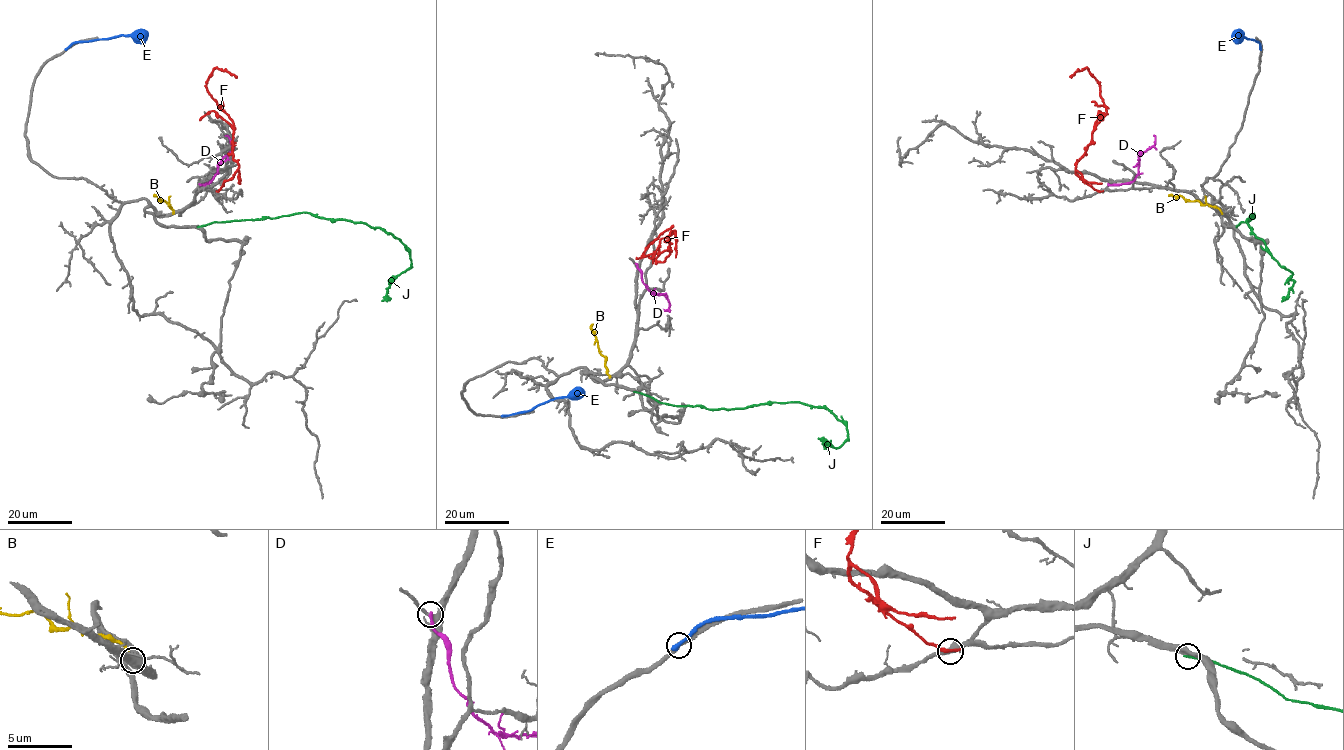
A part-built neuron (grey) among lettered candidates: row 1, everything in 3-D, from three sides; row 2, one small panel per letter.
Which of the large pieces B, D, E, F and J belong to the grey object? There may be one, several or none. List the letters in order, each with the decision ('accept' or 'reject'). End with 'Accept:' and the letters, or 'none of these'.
B: reject
D: reject
E: reject
F: reject
J: reject
Accept: none of these

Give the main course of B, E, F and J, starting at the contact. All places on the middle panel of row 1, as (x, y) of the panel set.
B: (610, 377), (605, 358), (591, 328), (592, 324)
E: (503, 416), (528, 411), (557, 398), (580, 398), (584, 391)
F: (654, 256), (659, 241), (675, 231), (669, 236), (669, 254), (664, 261), (643, 255), (646, 248), (673, 226)
J: (635, 391), (674, 406), (746, 408), (799, 402), (826, 407), (847, 427), (847, 438), (827, 449), (818, 438)

